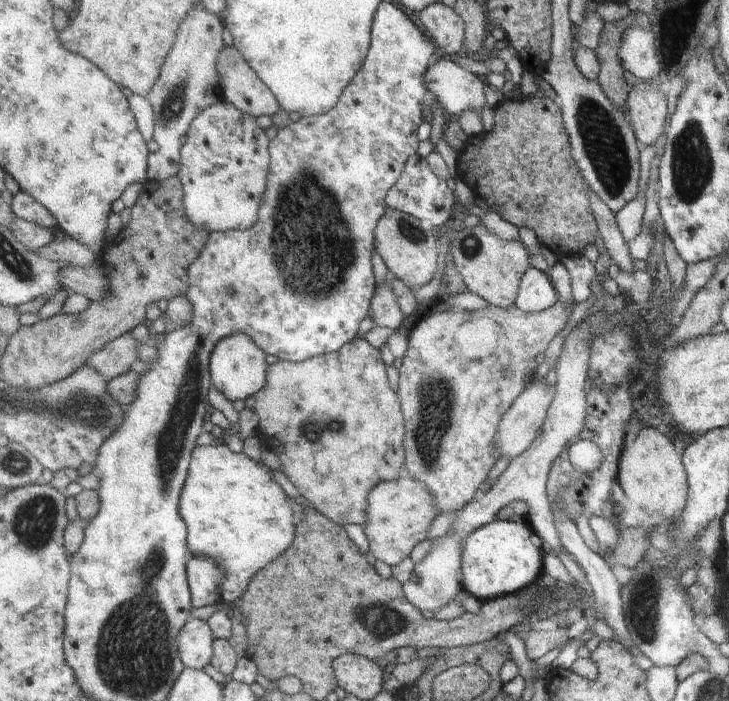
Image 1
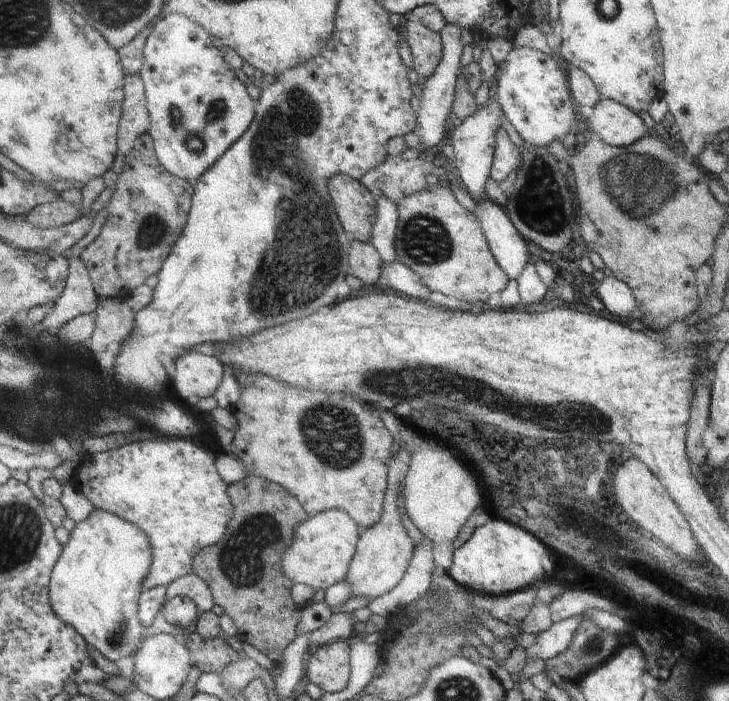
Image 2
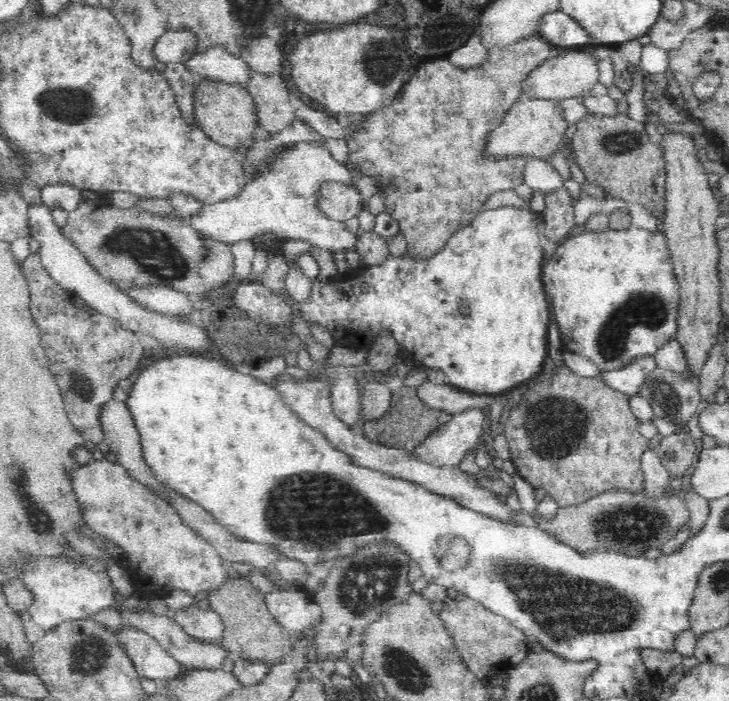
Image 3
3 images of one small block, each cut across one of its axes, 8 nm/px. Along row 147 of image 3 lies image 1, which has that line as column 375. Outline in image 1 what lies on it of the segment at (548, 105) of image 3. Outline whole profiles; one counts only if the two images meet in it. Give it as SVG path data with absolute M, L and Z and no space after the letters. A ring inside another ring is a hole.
M409 474L399 480L380 482L368 498L366 521L362 525L368 539L369 549L378 561L392 568L399 566L419 542L429 538L433 522L439 518L441 510L437 508L437 498L421 480L413 480Z

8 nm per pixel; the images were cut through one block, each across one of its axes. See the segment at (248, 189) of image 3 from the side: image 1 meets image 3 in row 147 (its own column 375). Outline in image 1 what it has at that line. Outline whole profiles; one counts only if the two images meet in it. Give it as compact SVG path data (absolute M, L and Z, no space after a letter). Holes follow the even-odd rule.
M389 274L383 282L376 286L376 294L373 296L368 316L377 327L399 331L403 329L403 320L406 315L397 302L390 277L392 275Z

